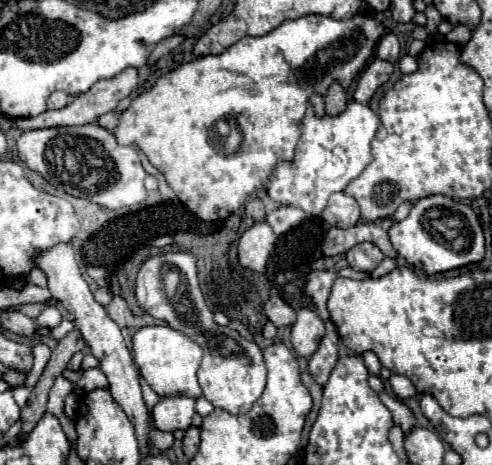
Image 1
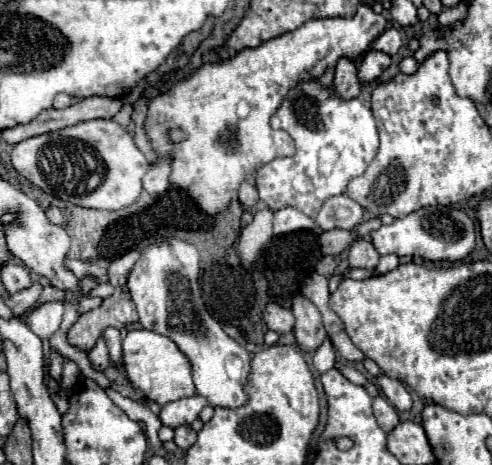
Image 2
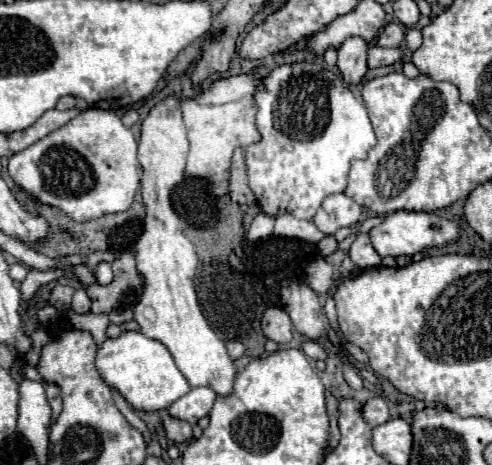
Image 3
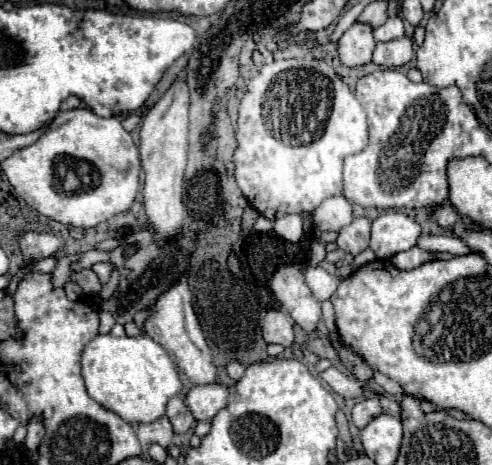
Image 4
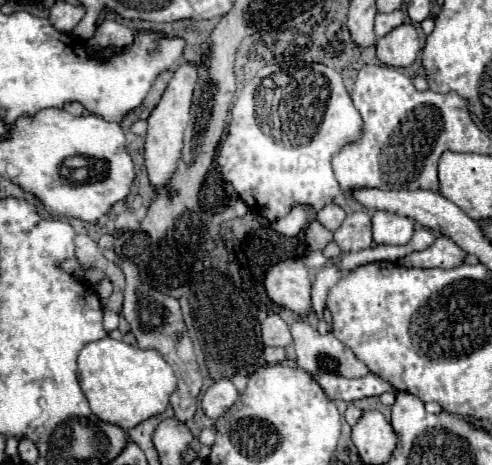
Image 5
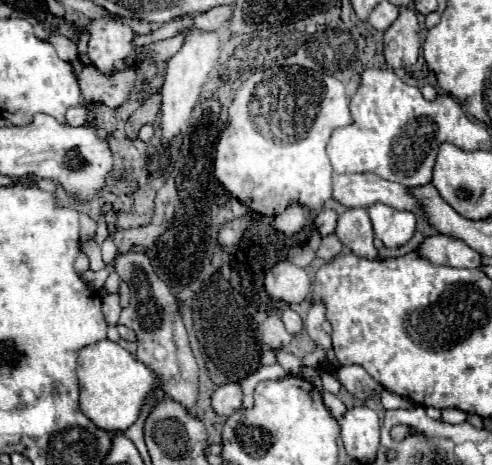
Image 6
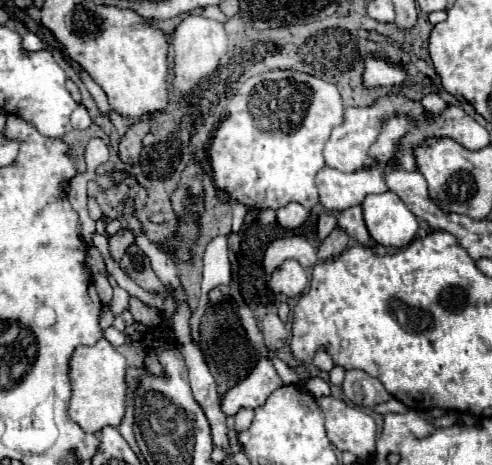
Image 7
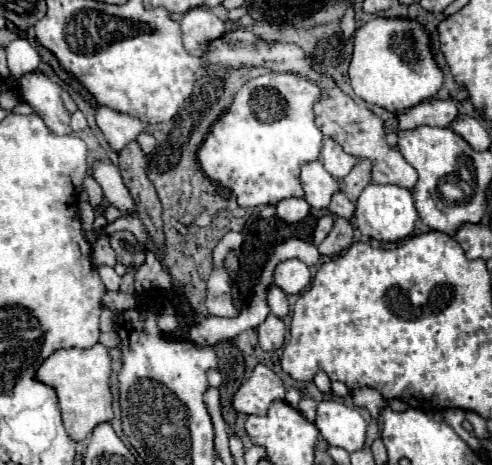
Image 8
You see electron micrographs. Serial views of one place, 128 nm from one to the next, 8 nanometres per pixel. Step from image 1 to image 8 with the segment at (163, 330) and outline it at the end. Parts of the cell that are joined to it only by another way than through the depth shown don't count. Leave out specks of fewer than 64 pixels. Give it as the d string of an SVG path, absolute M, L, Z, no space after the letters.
M94 344L92 348L86 348L86 350L80 350L80 348L56 350L36 370L36 380L56 390L64 428L68 436L72 436L72 440L82 442L90 436L94 426L98 426L100 422L112 420L114 414L110 410L110 404L112 404L110 370L112 370L110 356L102 344Z

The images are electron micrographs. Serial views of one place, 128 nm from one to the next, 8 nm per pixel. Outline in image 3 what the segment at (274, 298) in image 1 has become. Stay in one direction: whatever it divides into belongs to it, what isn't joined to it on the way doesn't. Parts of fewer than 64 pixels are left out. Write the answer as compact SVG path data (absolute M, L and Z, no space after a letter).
M268 308L262 316L262 332L268 340L286 344L292 340L292 320L282 308Z

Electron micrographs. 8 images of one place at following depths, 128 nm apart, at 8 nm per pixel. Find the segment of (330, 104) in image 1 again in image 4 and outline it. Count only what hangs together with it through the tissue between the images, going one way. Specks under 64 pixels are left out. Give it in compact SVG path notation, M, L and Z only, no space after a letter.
M356 22L342 34L338 42L338 54L342 64L360 66L372 60L374 46L376 46L376 40L374 40L370 24Z

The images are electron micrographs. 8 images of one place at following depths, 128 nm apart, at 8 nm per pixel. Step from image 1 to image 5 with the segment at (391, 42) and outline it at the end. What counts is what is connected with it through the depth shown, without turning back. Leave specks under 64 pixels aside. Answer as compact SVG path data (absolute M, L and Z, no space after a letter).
M396 10L396 12L390 12L390 14L376 14L376 26L374 26L374 32L378 38L382 38L384 34L388 34L392 28L400 26L402 22L406 22L406 16L402 10Z

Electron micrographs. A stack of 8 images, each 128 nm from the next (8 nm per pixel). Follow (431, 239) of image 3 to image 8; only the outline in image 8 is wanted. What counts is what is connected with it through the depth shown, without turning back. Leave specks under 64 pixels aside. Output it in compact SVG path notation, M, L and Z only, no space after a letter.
M368 184L360 198L356 200L356 212L354 212L354 222L358 230L364 236L376 238L380 242L396 242L408 238L412 234L414 224L418 220L418 212L414 208L412 192L404 186L396 184Z

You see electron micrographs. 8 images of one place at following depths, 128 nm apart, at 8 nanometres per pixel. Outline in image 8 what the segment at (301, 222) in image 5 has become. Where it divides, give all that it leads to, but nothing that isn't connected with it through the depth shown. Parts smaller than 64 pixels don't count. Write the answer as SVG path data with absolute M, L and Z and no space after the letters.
M286 198L286 200L278 202L276 210L278 210L278 218L280 220L292 224L292 222L304 220L308 216L308 212L310 212L310 206L302 198Z

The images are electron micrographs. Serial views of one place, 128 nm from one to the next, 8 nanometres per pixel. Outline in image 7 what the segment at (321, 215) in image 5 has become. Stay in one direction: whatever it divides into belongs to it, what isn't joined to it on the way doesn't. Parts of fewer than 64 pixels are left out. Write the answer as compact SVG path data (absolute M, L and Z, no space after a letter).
M322 214L320 218L318 218L318 238L320 240L324 240L332 230L336 228L336 216L334 214Z

